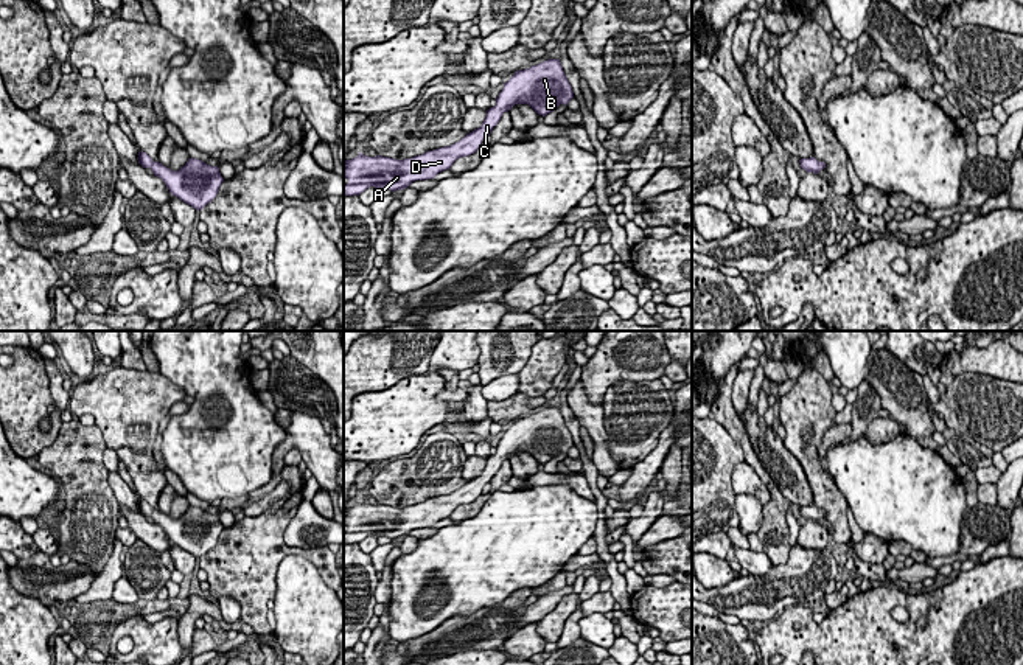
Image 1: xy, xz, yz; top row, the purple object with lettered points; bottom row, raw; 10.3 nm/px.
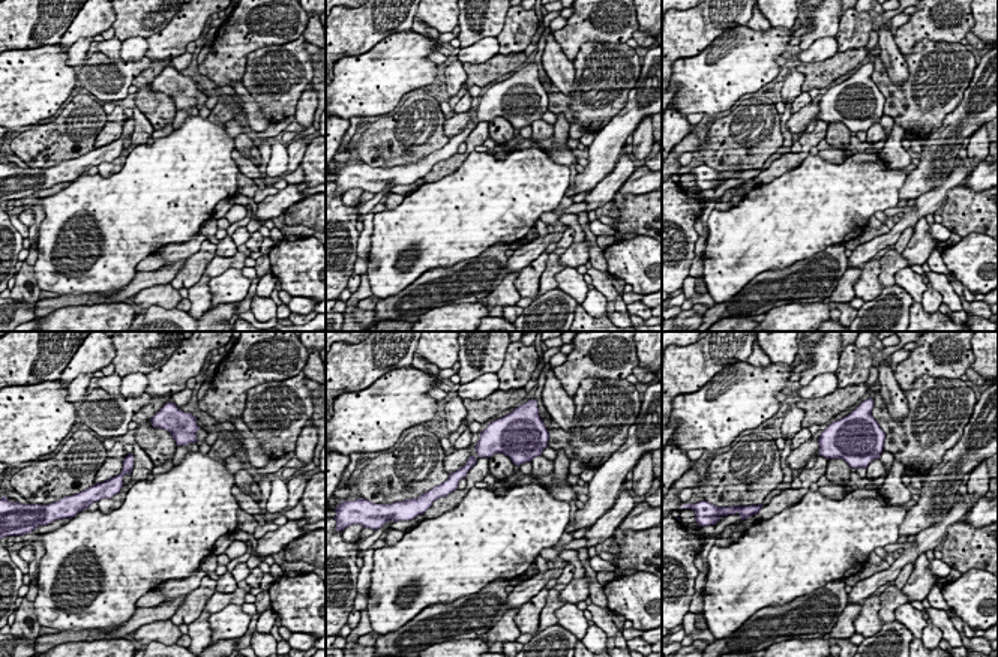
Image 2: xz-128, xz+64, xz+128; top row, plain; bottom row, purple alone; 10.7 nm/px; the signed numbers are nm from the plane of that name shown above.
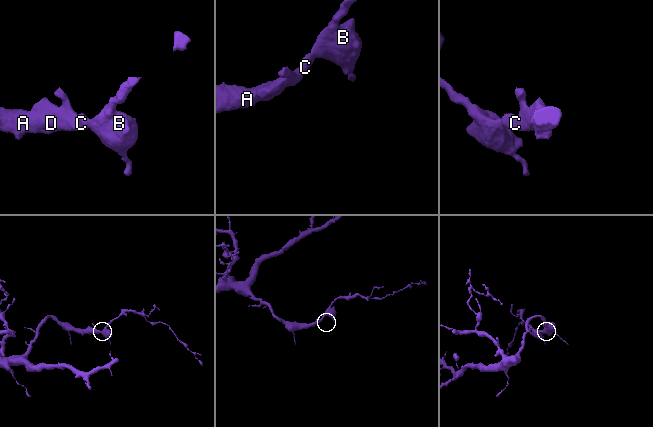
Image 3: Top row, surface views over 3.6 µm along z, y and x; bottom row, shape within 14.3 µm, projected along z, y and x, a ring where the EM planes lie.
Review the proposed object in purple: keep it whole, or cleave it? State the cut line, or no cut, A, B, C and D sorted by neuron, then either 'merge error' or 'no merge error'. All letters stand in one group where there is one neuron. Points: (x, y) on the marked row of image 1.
no cut | A B C D | no merge error

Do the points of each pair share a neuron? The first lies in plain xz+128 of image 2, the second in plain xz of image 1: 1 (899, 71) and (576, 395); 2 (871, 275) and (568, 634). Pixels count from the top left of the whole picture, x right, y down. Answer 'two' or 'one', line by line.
1: one
2: two

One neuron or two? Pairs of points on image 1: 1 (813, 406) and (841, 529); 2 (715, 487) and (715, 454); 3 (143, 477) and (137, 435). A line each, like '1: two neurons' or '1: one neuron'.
1: one neuron
2: one neuron
3: one neuron

